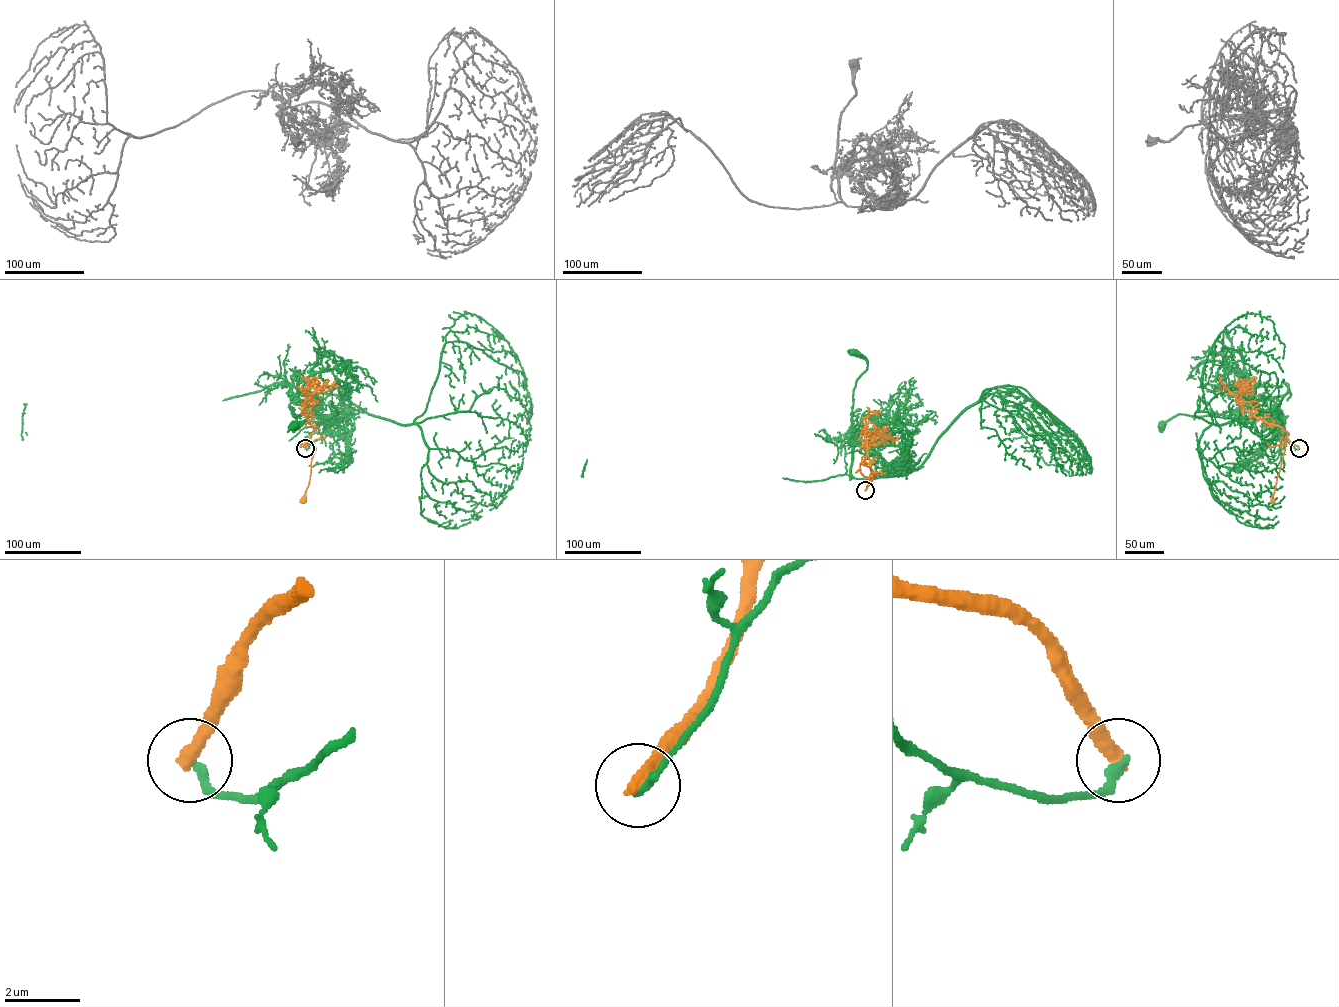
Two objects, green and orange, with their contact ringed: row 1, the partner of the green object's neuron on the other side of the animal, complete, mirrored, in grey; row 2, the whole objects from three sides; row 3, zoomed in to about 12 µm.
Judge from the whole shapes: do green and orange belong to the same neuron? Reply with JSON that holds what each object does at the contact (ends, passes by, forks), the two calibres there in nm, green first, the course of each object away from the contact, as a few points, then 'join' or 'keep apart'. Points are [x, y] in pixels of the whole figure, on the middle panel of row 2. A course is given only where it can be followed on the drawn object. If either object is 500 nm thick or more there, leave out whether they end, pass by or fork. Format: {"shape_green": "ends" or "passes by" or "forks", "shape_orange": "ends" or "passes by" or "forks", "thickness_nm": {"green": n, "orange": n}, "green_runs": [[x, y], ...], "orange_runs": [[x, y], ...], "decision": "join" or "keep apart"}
{"shape_green": "ends", "shape_orange": "ends", "thickness_nm": {"green": 240, "orange": 400}, "green_runs": [[865, 490], [886, 467], [871, 449], [849, 442], [853, 389], [867, 365], [853, 353]], "orange_runs": [[865, 490], [868, 479], [875, 476], [863, 463]], "decision": "keep apart"}

